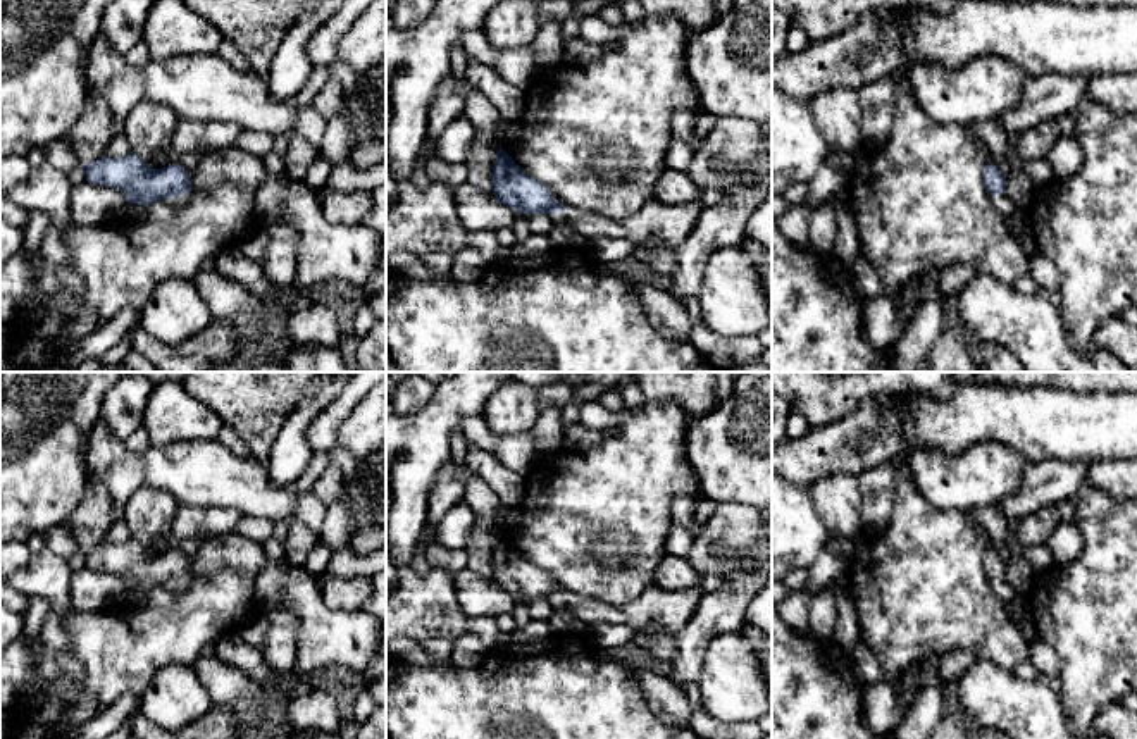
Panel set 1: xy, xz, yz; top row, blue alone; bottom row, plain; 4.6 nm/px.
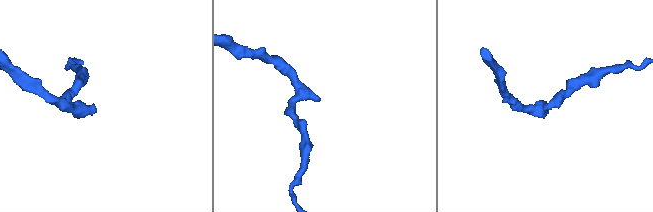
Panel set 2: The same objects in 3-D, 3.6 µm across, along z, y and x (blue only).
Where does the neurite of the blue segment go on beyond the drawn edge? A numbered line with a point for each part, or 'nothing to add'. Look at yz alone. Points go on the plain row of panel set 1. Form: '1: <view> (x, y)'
1: yz (1003, 588)

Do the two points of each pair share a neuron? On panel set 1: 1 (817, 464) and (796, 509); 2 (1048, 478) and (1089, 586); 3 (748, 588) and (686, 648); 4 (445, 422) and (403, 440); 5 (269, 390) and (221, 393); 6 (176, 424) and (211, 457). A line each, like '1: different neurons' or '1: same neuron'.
1: different neurons
2: different neurons
3: same neuron
4: same neuron
5: same neuron
6: different neurons

